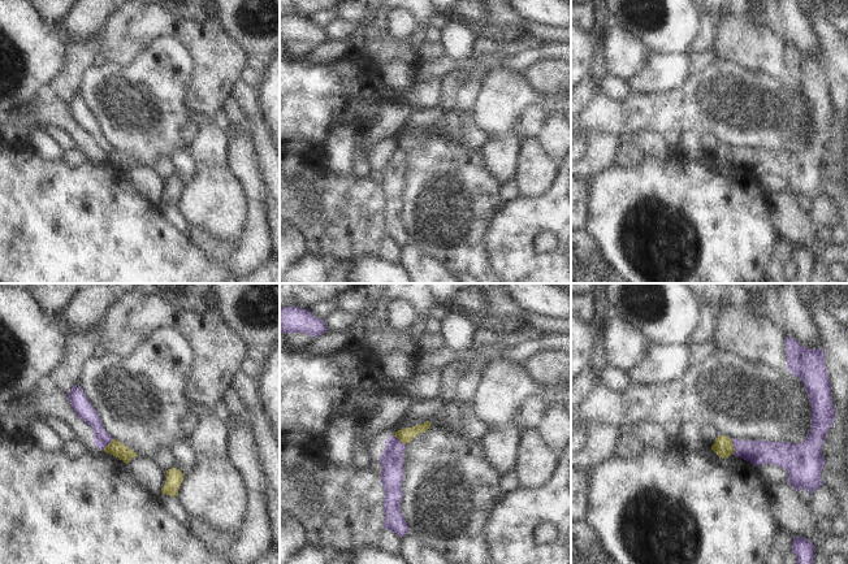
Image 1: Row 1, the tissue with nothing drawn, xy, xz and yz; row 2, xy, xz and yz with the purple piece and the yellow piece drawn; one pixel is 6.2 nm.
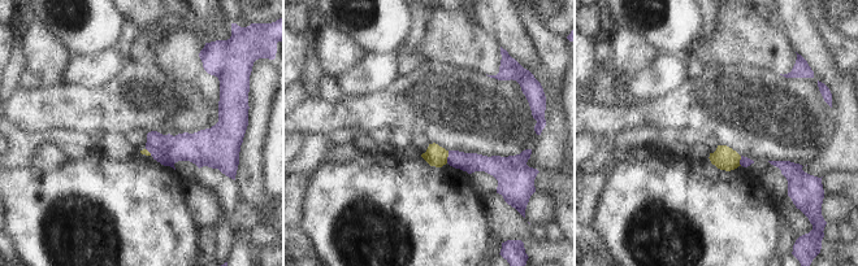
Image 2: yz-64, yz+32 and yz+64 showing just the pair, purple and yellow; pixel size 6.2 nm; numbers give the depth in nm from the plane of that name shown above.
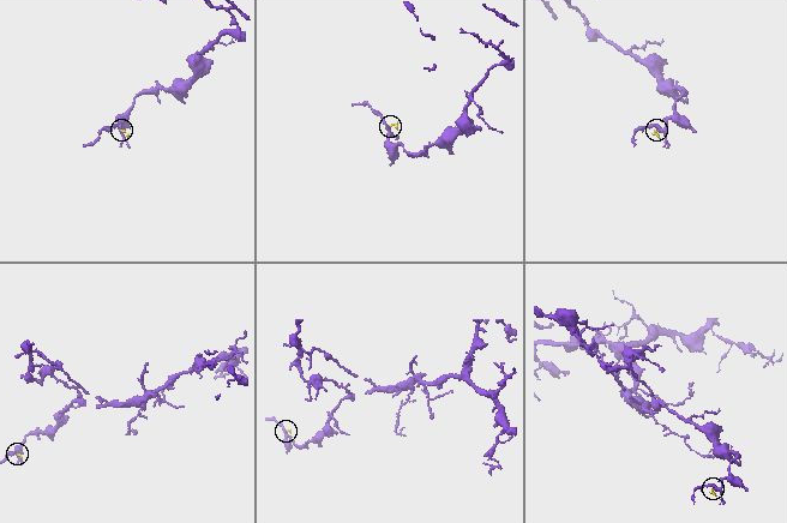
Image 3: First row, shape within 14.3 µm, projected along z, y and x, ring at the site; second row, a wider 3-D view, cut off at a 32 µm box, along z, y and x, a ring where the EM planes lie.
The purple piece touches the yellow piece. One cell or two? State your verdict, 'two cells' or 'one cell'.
two cells

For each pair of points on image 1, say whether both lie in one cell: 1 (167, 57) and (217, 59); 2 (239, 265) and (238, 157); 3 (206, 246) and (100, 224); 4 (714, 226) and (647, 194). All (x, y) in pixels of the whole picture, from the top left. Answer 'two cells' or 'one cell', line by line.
1: two cells
2: one cell
3: two cells
4: one cell

